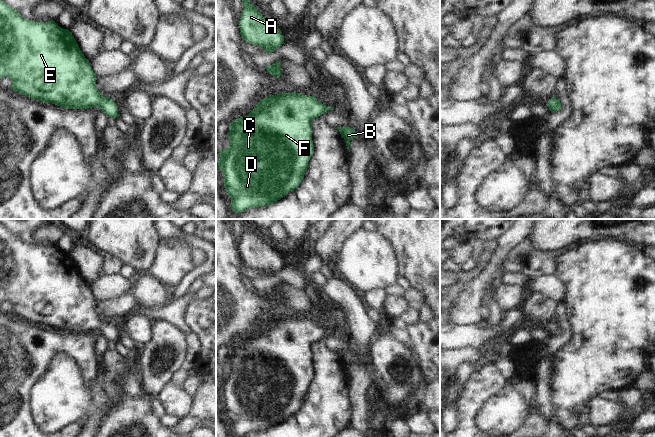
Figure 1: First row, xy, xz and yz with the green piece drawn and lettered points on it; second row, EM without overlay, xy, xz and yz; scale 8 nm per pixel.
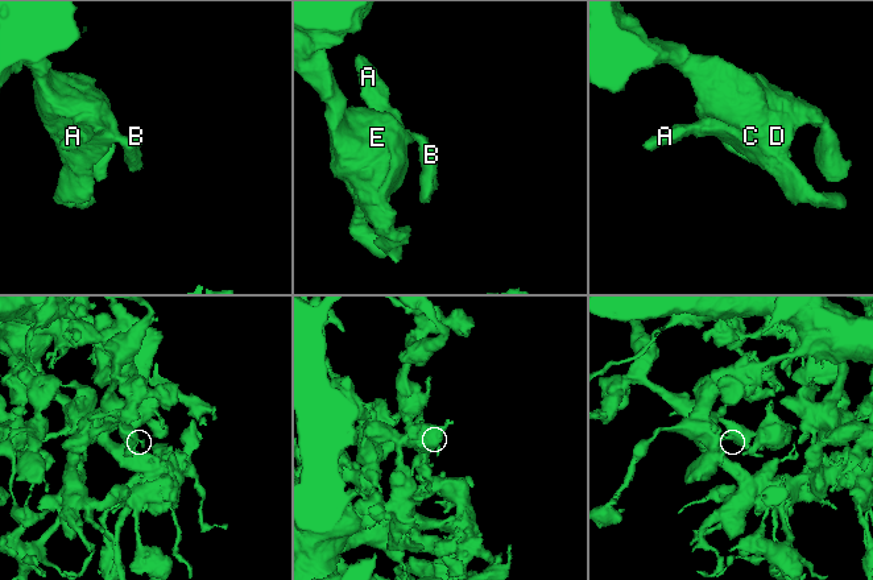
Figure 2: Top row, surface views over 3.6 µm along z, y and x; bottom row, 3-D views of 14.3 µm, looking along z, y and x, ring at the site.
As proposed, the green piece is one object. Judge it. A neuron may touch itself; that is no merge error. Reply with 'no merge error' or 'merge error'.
no merge error

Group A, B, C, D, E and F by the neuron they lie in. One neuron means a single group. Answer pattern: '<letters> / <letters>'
A B C D E F

